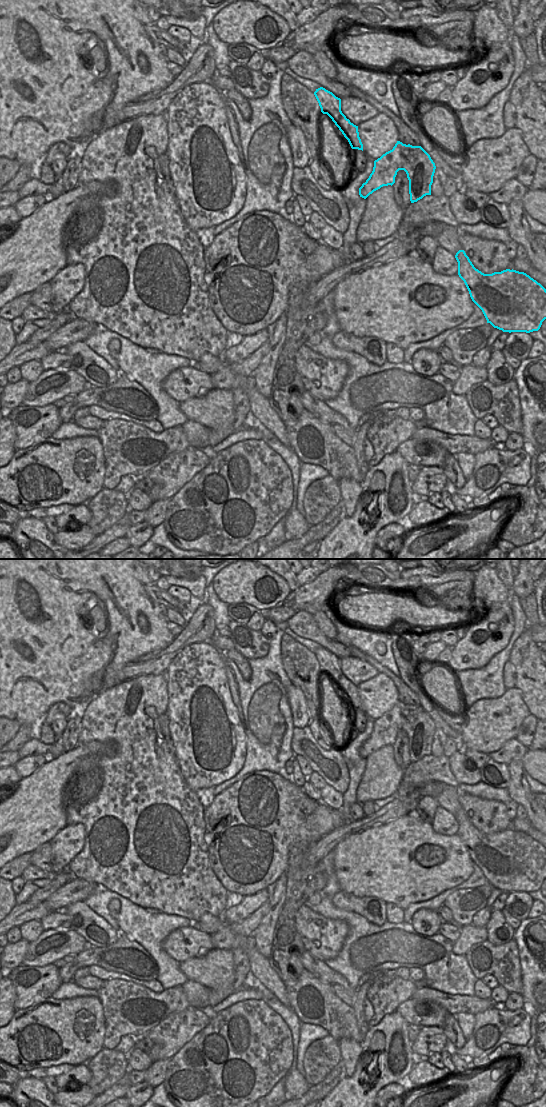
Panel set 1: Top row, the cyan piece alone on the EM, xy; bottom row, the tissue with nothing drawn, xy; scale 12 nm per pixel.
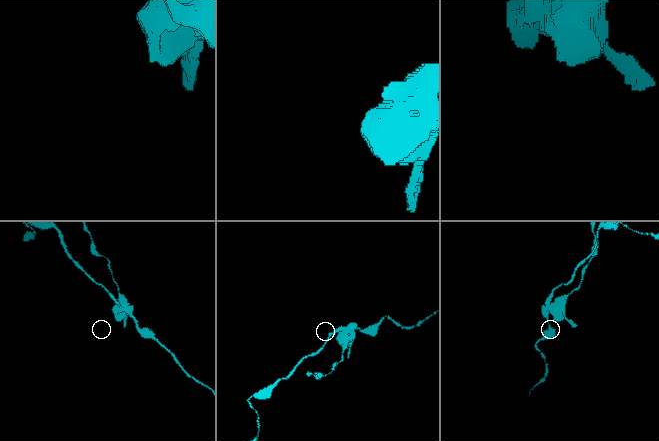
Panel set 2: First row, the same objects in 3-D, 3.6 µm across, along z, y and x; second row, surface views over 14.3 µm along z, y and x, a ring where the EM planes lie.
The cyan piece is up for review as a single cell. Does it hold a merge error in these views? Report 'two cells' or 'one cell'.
two cells

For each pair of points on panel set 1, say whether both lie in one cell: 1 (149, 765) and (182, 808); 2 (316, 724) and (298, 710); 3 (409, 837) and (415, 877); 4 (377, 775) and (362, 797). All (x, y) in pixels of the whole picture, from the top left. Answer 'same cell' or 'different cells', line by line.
1: same cell
2: different cells
3: same cell
4: same cell

